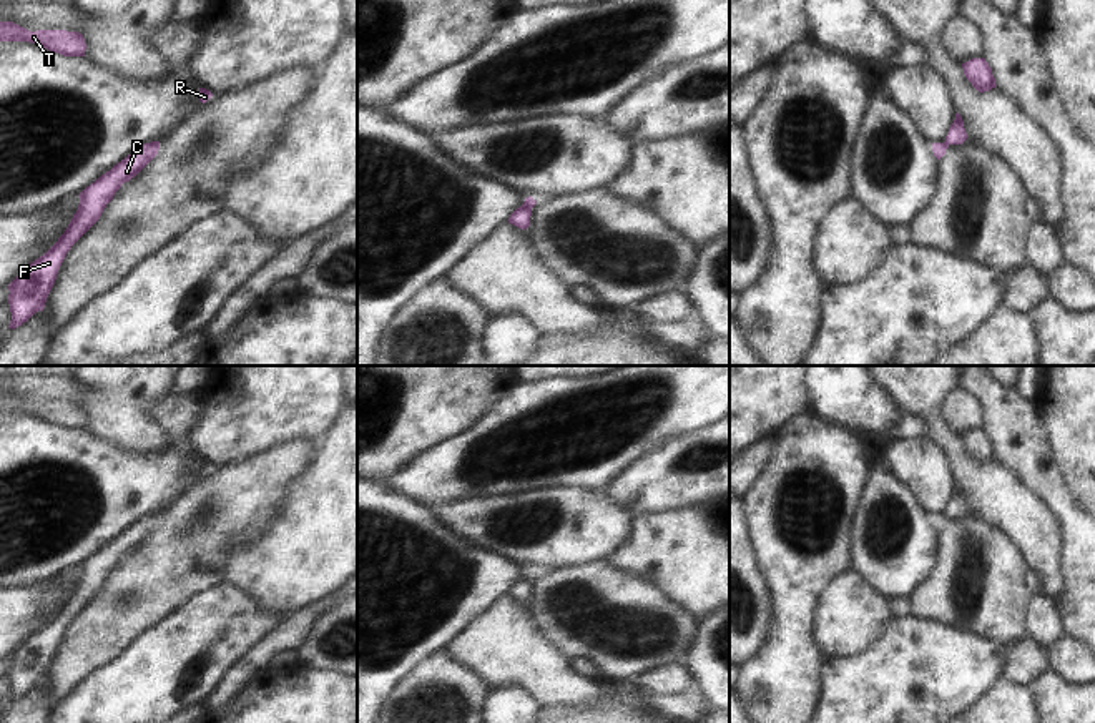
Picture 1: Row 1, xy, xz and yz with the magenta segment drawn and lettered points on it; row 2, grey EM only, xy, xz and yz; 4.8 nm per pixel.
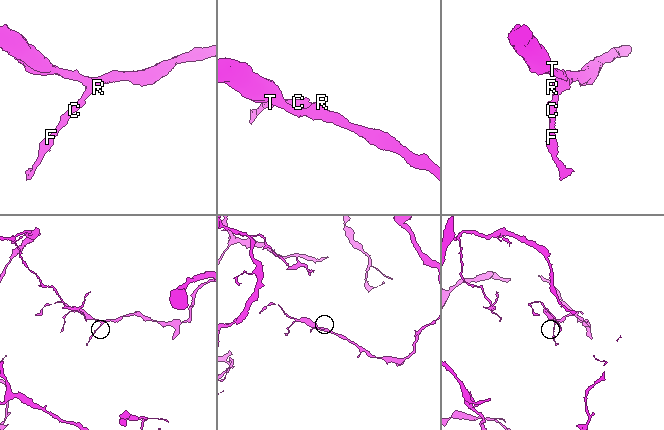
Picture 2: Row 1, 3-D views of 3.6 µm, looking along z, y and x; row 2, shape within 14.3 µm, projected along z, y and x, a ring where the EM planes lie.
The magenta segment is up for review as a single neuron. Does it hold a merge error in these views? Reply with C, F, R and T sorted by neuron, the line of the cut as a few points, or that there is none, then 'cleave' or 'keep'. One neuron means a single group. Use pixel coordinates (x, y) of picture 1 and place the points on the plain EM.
C F R T; no cut; keep

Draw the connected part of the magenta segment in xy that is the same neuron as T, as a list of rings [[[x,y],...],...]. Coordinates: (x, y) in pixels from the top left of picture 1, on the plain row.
[[[0,394],[0,414],[30,414],[63,429],[85,429],[86,422],[85,411],[78,404],[30,404],[13,394]]]

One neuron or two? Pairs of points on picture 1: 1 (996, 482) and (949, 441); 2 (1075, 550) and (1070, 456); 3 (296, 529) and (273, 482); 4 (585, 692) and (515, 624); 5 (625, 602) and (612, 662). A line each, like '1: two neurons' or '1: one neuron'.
1: one neuron
2: two neurons
3: two neurons
4: one neuron
5: one neuron

